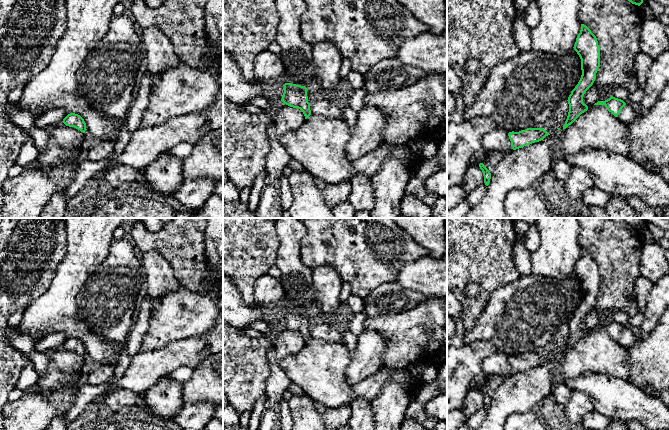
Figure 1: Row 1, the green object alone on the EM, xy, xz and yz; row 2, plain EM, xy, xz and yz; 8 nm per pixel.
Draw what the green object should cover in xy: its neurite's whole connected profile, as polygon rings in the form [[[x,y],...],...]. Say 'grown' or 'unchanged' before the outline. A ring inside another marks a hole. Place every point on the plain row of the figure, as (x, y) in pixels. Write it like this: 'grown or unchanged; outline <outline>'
unchanged; outline [[[75,337],[68,338],[62,345],[66,350],[74,351],[81,356],[85,357],[86,353],[86,347],[84,346],[84,343]]]

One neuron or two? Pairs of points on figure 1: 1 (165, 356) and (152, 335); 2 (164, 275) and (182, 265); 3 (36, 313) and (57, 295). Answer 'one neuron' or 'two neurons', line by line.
1: two neurons
2: two neurons
3: one neuron

